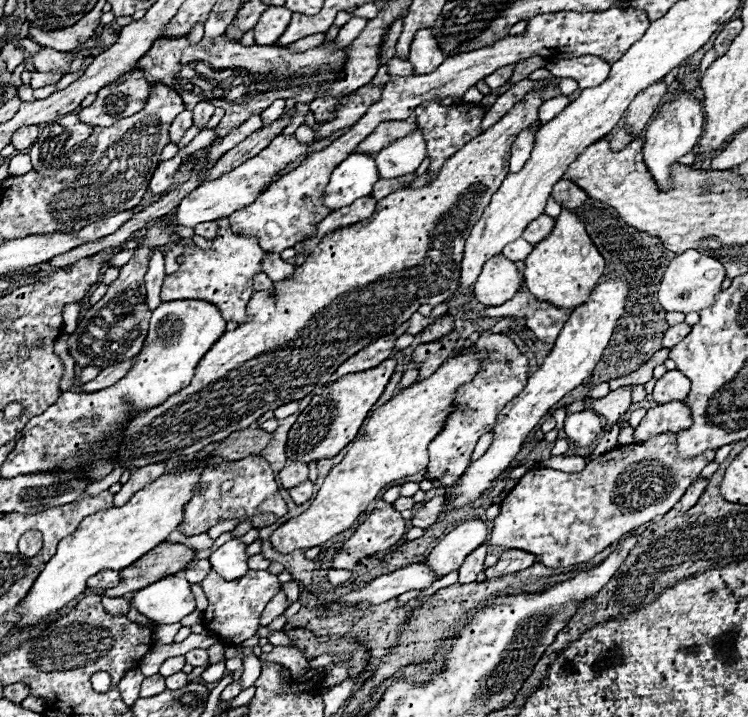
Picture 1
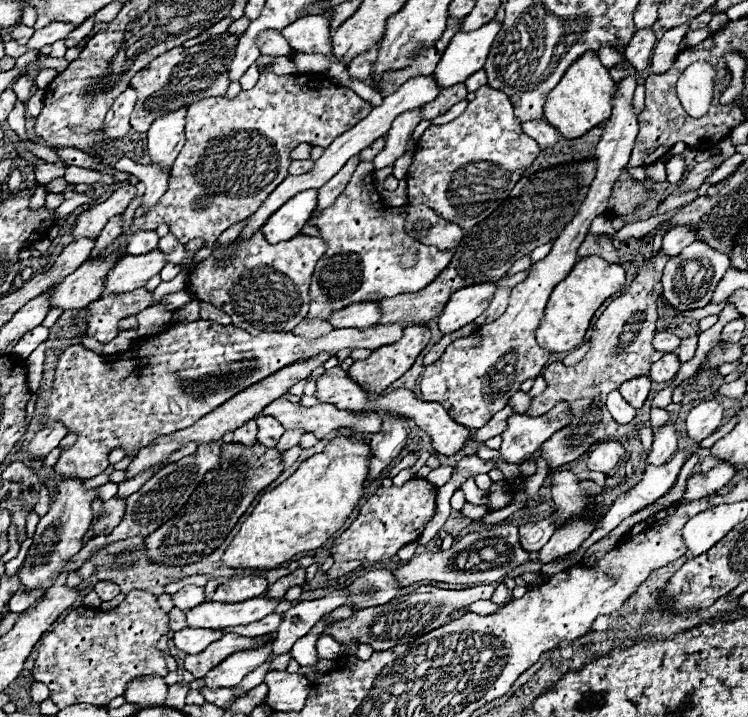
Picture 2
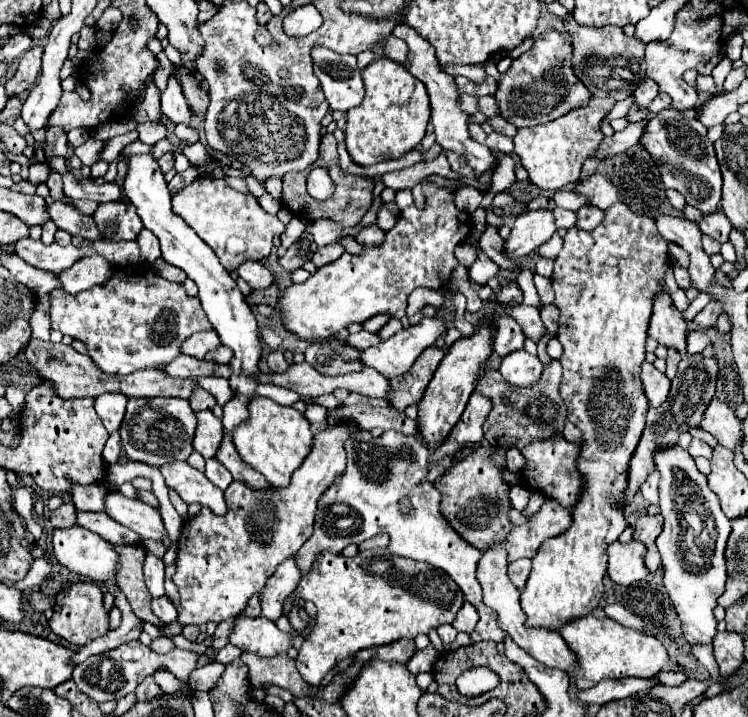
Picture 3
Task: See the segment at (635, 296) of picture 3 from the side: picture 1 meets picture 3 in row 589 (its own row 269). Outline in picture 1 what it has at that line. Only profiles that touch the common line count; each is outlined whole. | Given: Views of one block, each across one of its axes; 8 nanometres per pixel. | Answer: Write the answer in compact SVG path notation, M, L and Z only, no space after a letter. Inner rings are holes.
M570 210L560 212L554 228L556 230L546 240L538 242L524 260L524 284L540 302L548 302L562 310L574 310L590 298L606 262L586 234L584 224L578 222L576 214Z

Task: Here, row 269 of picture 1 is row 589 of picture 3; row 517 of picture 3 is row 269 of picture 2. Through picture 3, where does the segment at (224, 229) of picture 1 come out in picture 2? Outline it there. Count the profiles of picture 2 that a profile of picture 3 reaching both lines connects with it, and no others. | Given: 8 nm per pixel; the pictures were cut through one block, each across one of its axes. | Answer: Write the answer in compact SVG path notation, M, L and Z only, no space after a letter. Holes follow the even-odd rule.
M258 230L248 242L242 242L240 248L236 250L236 256L232 260L230 266L222 268L218 264L218 260L214 260L212 256L202 260L190 274L188 274L188 284L186 288L190 288L198 300L210 302L216 308L224 310L226 314L230 314L232 324L236 328L246 328L248 332L290 332L294 330L306 316L308 312L308 286L310 286L310 276L314 274L316 262L322 258L322 254L328 250L328 244L322 238L314 238L314 236L304 236L298 234L292 240L280 242L280 244L268 244L262 236L262 232Z

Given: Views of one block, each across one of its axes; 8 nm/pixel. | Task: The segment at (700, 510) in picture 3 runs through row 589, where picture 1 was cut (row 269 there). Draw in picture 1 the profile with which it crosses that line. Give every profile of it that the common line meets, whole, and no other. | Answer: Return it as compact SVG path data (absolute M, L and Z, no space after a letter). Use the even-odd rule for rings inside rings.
M686 250L668 264L660 282L658 300L666 312L700 312L716 302L716 294L720 292L724 276L724 266L716 258L704 256L696 250Z

